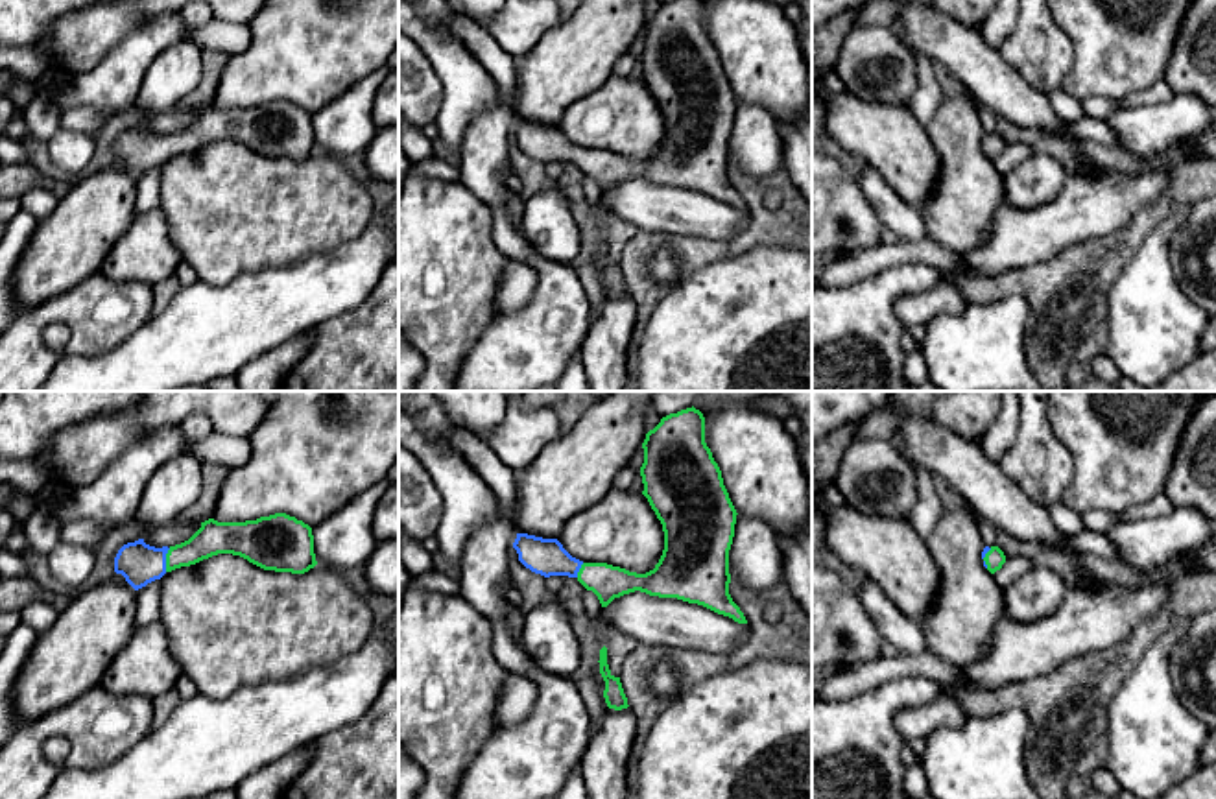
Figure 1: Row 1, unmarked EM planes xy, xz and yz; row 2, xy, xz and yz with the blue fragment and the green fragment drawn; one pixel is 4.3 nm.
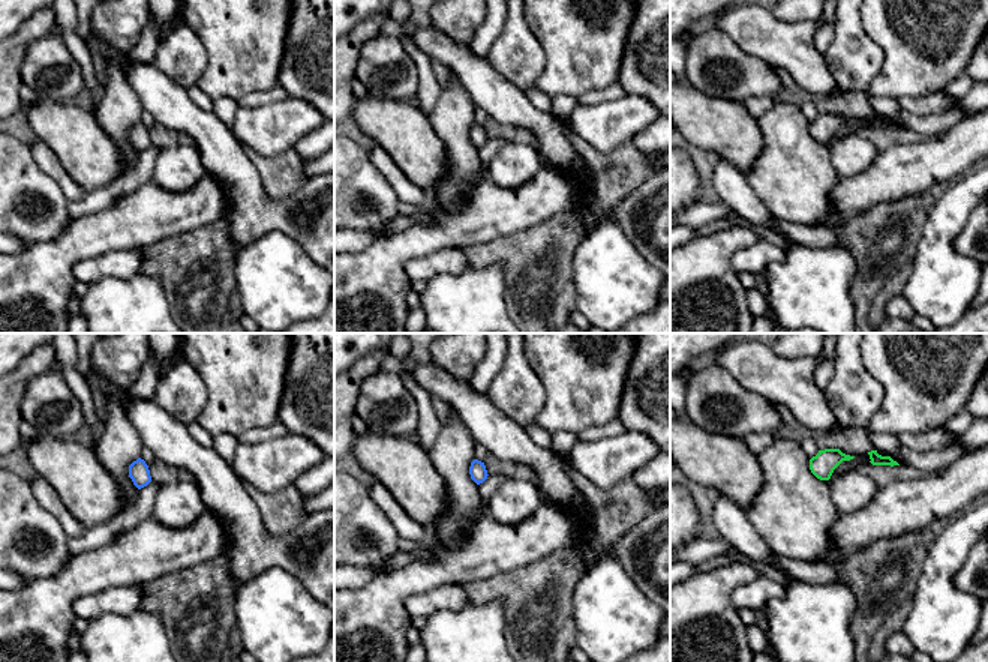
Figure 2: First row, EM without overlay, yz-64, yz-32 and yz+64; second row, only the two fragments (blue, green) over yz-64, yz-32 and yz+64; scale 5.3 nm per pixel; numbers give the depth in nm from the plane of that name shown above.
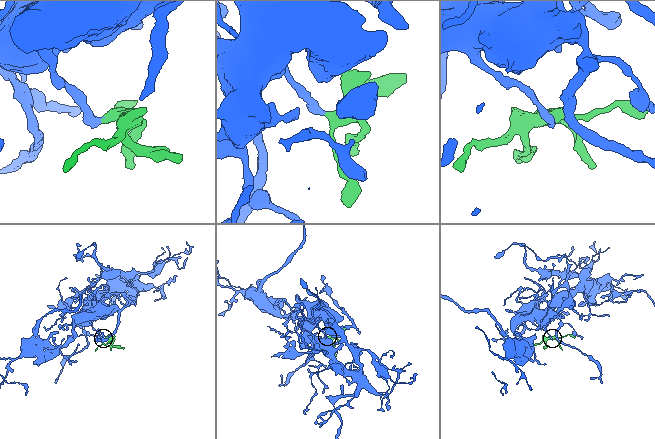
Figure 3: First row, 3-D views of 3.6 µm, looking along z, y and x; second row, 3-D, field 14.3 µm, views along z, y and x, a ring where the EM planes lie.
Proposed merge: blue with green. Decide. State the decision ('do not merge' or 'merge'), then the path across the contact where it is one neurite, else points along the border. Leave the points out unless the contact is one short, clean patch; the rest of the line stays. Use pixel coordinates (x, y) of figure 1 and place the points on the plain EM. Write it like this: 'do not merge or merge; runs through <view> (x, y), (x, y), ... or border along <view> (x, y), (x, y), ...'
merge; runs through xy (139, 150), (165, 146), (187, 141), (213, 124)

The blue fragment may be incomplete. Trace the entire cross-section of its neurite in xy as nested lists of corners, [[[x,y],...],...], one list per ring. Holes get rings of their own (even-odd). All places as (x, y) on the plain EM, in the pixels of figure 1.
[[[286,100],[245,109],[209,105],[185,129],[155,135],[138,125],[124,131],[114,159],[135,175],[161,166],[166,159],[196,151],[218,140],[232,140],[275,159],[304,161],[317,151],[312,114]]]

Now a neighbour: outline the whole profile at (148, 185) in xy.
[[[161,166],[137,177],[135,214],[146,214],[161,207]]]

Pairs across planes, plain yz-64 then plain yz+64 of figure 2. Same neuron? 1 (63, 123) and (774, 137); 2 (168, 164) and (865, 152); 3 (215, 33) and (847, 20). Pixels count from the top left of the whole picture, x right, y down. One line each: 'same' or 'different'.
1: different
2: same
3: different

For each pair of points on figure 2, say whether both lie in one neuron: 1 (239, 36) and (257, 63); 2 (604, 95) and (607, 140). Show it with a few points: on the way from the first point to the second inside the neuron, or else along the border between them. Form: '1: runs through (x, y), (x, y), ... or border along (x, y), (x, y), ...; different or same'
1: runs through (245, 42), (245, 51), (251, 57); same
2: border along (625, 95), (616, 99), (579, 105); different

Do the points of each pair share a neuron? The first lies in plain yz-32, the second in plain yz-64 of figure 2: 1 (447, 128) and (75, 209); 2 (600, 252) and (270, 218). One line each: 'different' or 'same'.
1: different
2: different

